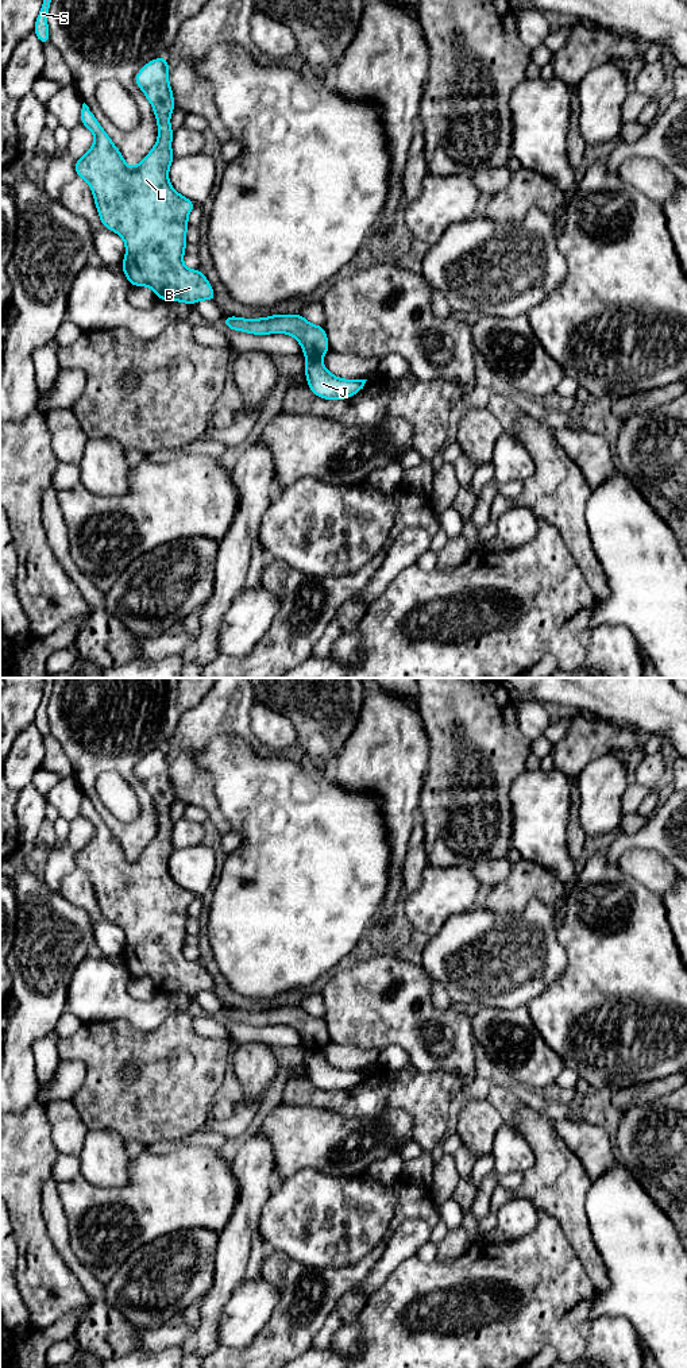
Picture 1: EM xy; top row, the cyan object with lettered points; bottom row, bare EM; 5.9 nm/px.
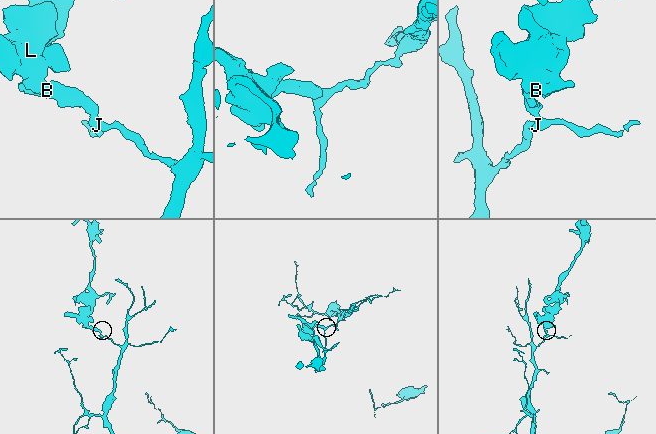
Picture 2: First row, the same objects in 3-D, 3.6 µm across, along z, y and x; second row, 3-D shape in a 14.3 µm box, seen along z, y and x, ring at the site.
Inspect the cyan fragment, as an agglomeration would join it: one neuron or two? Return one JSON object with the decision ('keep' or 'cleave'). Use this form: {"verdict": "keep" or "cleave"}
{"verdict": "cleave"}

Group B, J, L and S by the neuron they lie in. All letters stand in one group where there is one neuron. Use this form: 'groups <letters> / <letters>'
groups B L S / J

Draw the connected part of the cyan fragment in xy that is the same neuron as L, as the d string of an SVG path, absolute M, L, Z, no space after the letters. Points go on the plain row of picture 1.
M161 748L146 755L136 764L135 775L143 782L157 809L155 837L139 856L130 859L84 794L80 814L92 822L94 835L76 852L76 866L89 875L103 917L123 929L126 948L121 962L132 978L150 978L158 991L181 993L188 997L194 997L200 991L216 994L215 982L204 964L198 960L186 960L182 953L188 936L188 907L196 894L175 883L169 874L169 859L175 849L171 843L174 822L170 818L170 806L175 799L175 793L169 775L167 749Z

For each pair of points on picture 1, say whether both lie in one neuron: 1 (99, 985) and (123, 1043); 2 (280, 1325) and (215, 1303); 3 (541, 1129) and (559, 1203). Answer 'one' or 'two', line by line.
1: two
2: two
3: one

